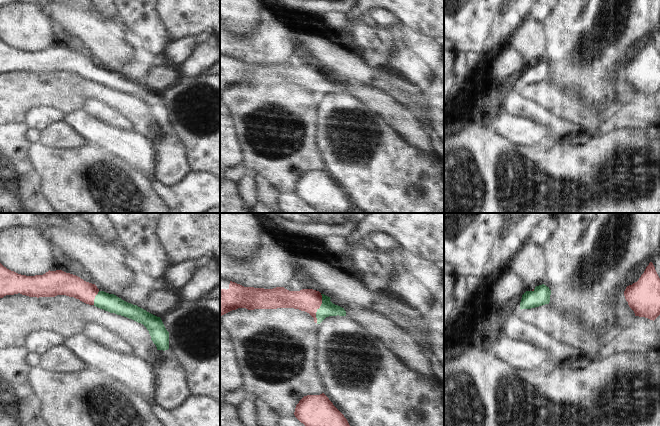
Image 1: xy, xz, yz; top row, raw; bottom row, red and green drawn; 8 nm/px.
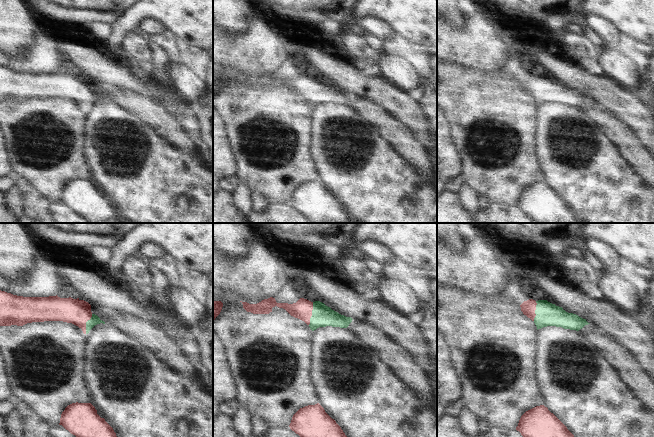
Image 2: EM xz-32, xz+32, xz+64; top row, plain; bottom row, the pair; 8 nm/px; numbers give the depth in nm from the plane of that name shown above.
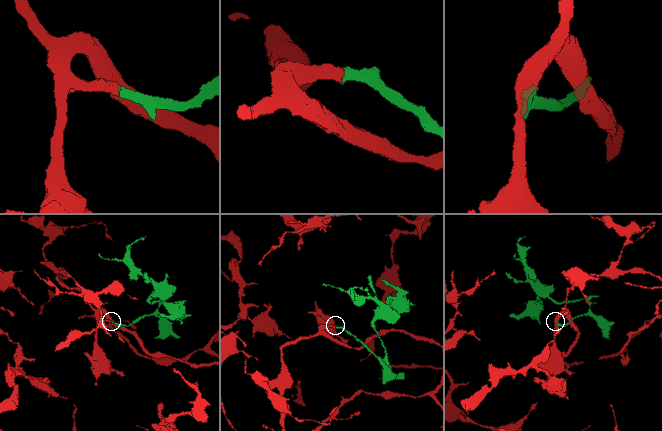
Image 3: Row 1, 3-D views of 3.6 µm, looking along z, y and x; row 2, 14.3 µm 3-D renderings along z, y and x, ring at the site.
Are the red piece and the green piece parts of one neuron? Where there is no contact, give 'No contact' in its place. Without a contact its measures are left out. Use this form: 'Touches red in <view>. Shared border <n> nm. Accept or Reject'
Touches red in xz. Shared border 240 nm. Accept

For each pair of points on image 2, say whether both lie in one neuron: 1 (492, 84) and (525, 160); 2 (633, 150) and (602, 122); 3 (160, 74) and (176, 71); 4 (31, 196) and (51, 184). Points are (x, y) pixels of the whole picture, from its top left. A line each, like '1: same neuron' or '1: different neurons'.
1: same neuron
2: same neuron
3: different neurons
4: different neurons

